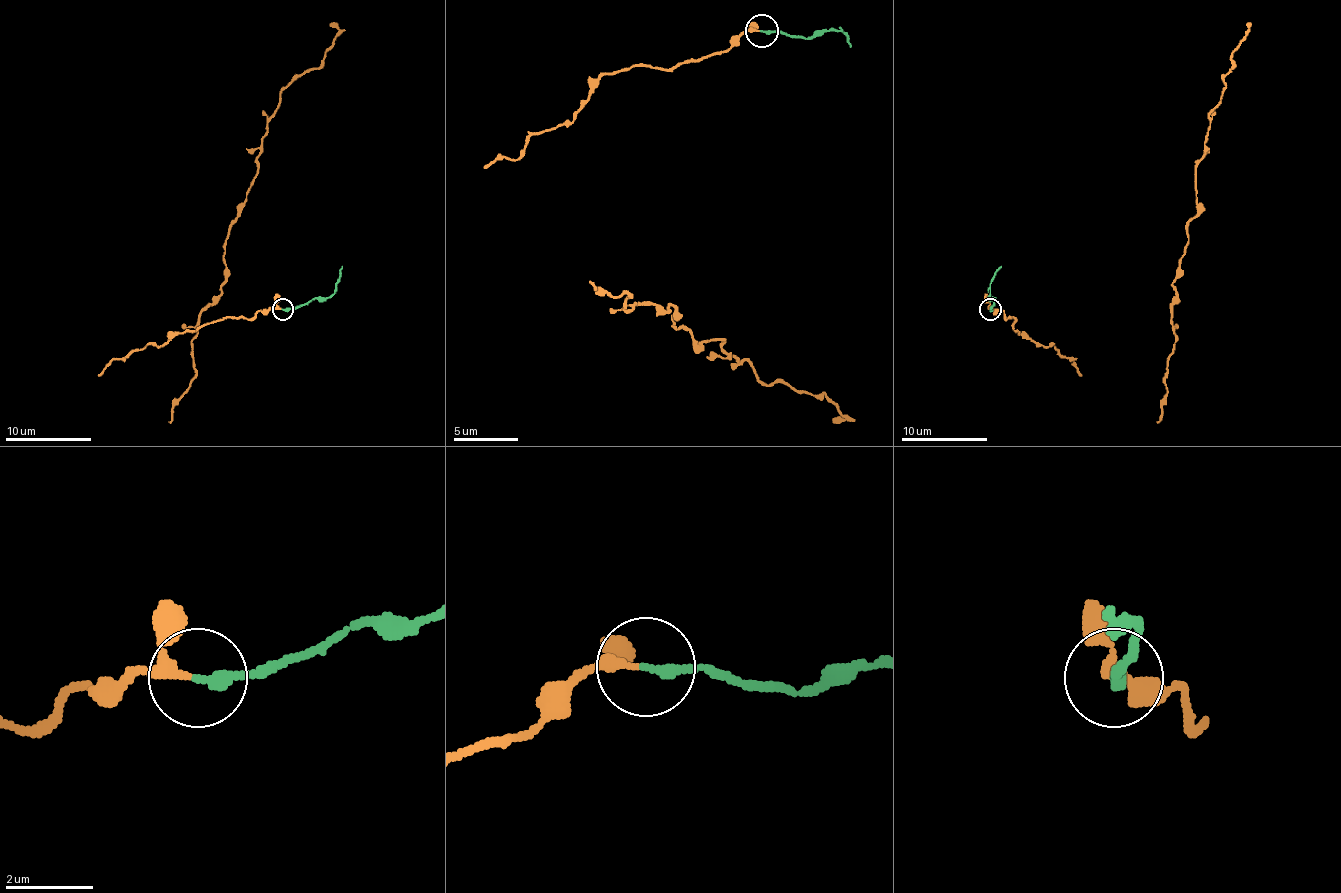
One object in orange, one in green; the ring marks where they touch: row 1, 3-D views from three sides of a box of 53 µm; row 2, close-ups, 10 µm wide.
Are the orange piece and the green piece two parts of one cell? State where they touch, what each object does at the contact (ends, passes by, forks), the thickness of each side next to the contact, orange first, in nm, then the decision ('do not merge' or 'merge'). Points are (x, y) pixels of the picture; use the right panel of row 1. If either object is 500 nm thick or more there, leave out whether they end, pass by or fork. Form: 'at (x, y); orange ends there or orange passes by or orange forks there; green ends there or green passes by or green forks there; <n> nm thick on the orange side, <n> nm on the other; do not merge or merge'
at (990, 309); orange passes by; green ends there; 200 nm thick on the orange side, 240 nm on the other; do not merge

